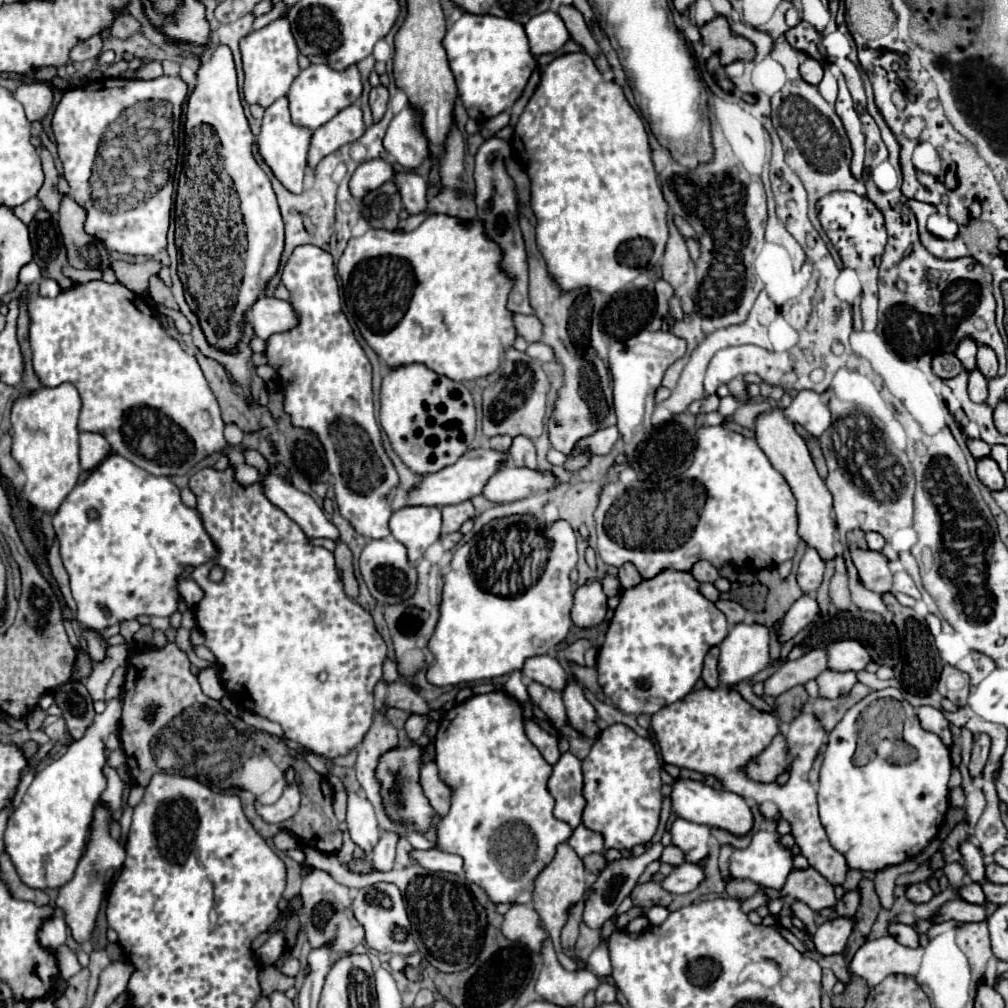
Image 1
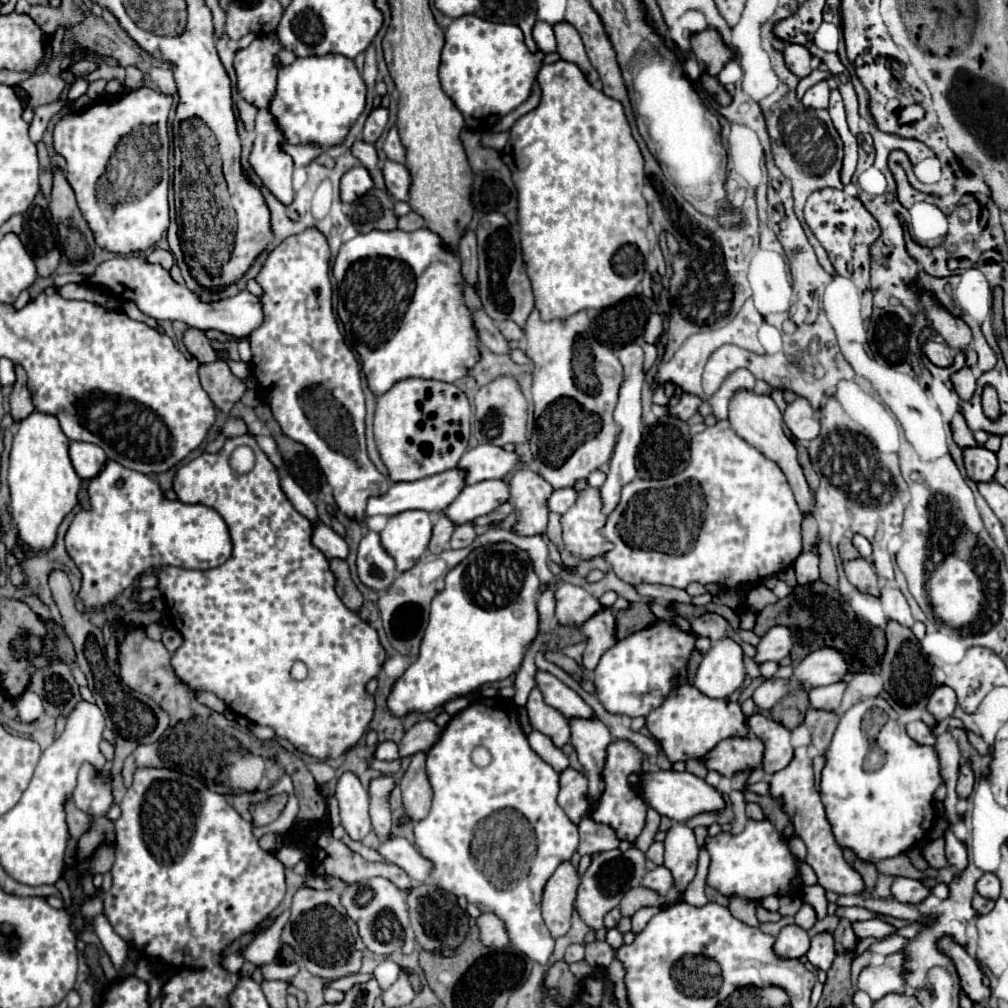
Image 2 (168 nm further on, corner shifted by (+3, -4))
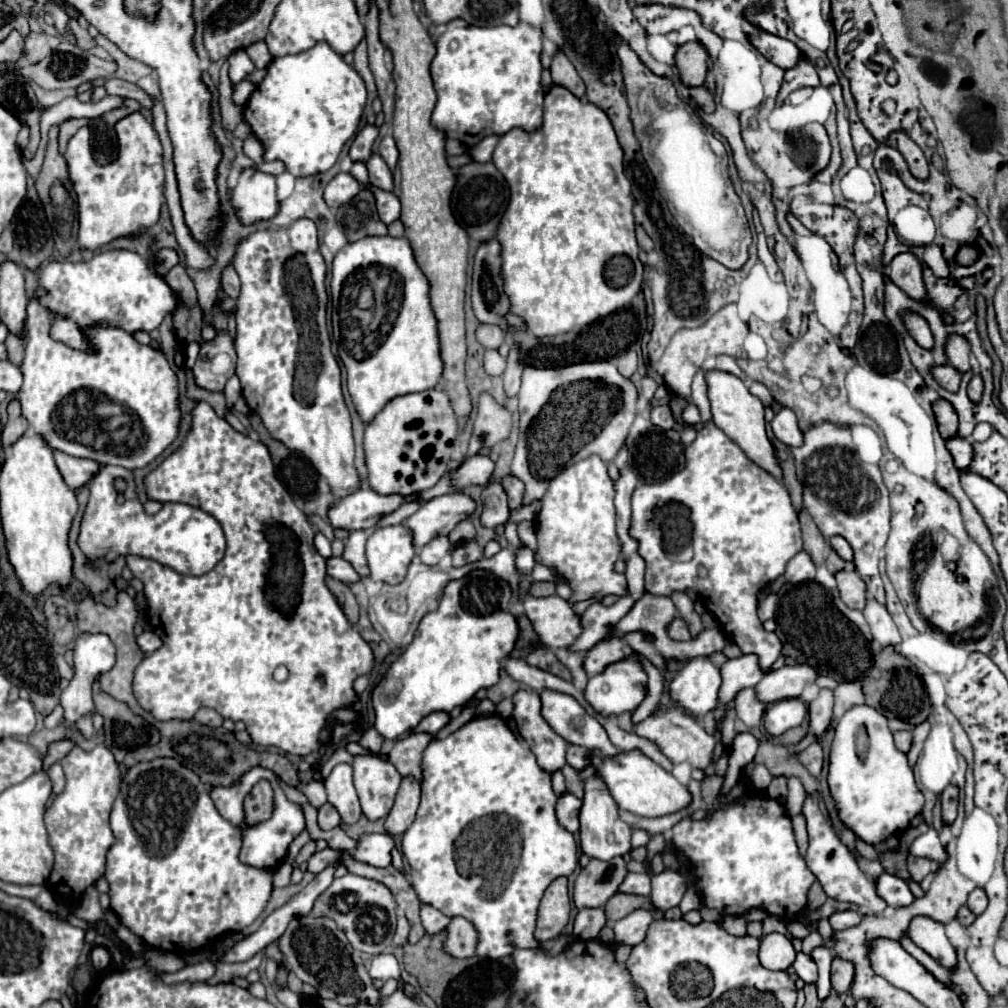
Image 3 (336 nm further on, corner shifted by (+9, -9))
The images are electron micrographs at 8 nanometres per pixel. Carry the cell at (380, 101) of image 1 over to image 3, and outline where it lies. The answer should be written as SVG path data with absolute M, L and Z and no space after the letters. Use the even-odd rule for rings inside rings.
M365 125L359 133L357 133L357 137L355 137L355 141L351 143L351 149L349 149L349 157L351 157L351 161L361 161L361 163L365 163L369 157L371 157L371 147L373 147L373 141L377 139L377 127L375 125Z

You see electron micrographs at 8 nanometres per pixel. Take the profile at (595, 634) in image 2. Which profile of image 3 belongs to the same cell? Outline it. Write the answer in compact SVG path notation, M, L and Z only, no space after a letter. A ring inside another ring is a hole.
M605 637L603 641L599 641L589 653L587 653L587 659L585 659L585 671L589 677L597 675L597 673L603 673L605 667L609 667L611 663L617 663L625 657L631 657L635 655L641 663L641 667L645 669L645 661L647 657L641 657L641 653L633 651L627 643L623 643L621 639L615 639L615 637Z

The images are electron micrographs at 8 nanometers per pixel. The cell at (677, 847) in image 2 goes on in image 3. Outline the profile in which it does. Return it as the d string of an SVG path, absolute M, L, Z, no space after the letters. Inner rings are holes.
M663 871L651 877L651 901L661 911L677 907L685 893L685 879L677 871Z

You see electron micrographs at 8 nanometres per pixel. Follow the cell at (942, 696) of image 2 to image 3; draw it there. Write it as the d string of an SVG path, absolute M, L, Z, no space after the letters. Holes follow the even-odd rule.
M925 721L925 723L921 723L921 725L917 725L917 727L913 729L913 745L911 745L909 753L907 753L907 759L909 759L909 765L911 765L911 767L915 765L919 753L921 753L921 749L923 749L923 743L925 743L925 739L927 739L927 733L929 733L929 721Z

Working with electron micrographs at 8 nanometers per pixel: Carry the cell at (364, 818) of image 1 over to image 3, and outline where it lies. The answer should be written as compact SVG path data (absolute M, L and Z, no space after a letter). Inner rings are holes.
M339 763L333 767L325 781L325 789L329 803L337 807L343 823L357 823L361 817L361 807L353 785L353 769L349 763Z

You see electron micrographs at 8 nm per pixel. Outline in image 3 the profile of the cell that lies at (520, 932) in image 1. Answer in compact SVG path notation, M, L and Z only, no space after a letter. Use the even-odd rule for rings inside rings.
M453 917L449 925L445 927L445 941L443 949L451 957L463 959L463 957L473 957L475 955L475 945L477 945L477 931L475 927L463 919L463 917Z

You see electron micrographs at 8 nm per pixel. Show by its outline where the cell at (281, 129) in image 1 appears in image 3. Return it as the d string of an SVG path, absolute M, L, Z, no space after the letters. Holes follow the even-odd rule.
M245 169L239 175L237 187L231 195L231 207L235 209L237 219L243 225L253 225L257 221L267 221L275 217L275 213L279 211L275 191L277 185L273 175Z

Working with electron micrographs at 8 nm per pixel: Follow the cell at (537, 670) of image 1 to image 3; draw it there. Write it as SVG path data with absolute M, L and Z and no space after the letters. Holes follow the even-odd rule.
M541 691L543 717L549 727L561 735L567 743L581 745L587 749L599 749L603 755L617 755L605 729L569 695L557 691Z

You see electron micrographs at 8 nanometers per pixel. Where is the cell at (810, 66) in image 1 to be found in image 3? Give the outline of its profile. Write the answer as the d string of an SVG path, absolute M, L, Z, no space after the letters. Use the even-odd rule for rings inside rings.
M759 31L759 33L749 35L749 41L761 55L765 55L771 63L775 63L781 69L791 69L801 59L801 51L797 49L795 43L783 37L777 37L773 33Z

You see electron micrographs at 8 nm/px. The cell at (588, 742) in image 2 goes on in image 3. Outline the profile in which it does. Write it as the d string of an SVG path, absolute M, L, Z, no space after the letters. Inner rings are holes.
M593 767L581 771L581 781L585 785L585 799L583 799L583 807L581 807L581 849L585 855L601 859L601 861L609 861L617 855L625 855L631 851L631 829L627 823L623 823L619 819L619 809L617 803L613 801L613 797L609 795L607 787L603 785L603 781L595 775Z

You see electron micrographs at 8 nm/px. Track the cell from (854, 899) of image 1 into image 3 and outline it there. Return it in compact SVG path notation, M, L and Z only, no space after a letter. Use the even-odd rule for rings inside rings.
M835 957L833 965L831 965L831 987L833 987L833 991L837 995L847 993L851 981L853 981L853 965L849 961Z

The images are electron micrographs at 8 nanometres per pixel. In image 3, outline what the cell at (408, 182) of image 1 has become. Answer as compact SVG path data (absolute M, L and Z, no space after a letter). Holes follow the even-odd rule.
M373 153L369 157L369 161L365 163L365 167L369 171L369 183L373 187L379 187L379 189L385 189L385 191L391 191L393 189L393 173L389 171L389 167L381 159L381 155Z

